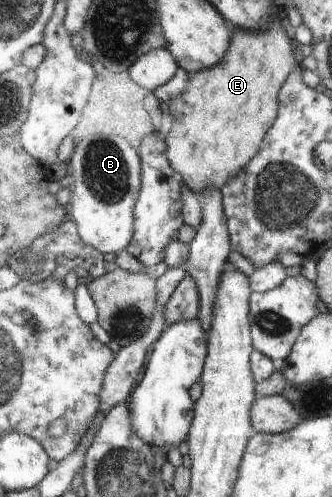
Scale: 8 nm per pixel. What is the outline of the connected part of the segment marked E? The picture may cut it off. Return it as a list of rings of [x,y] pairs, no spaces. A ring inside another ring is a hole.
[[[279,19],[271,23],[267,31],[249,31],[238,27],[236,30],[222,61],[215,67],[190,73],[187,91],[168,103],[170,113],[165,129],[166,157],[180,183],[185,183],[198,196],[203,195],[209,185],[221,190],[225,183],[235,179],[253,156],[259,153],[261,140],[273,125],[278,112],[279,90],[287,75],[297,65],[291,39],[287,37],[287,31],[279,23]]]

